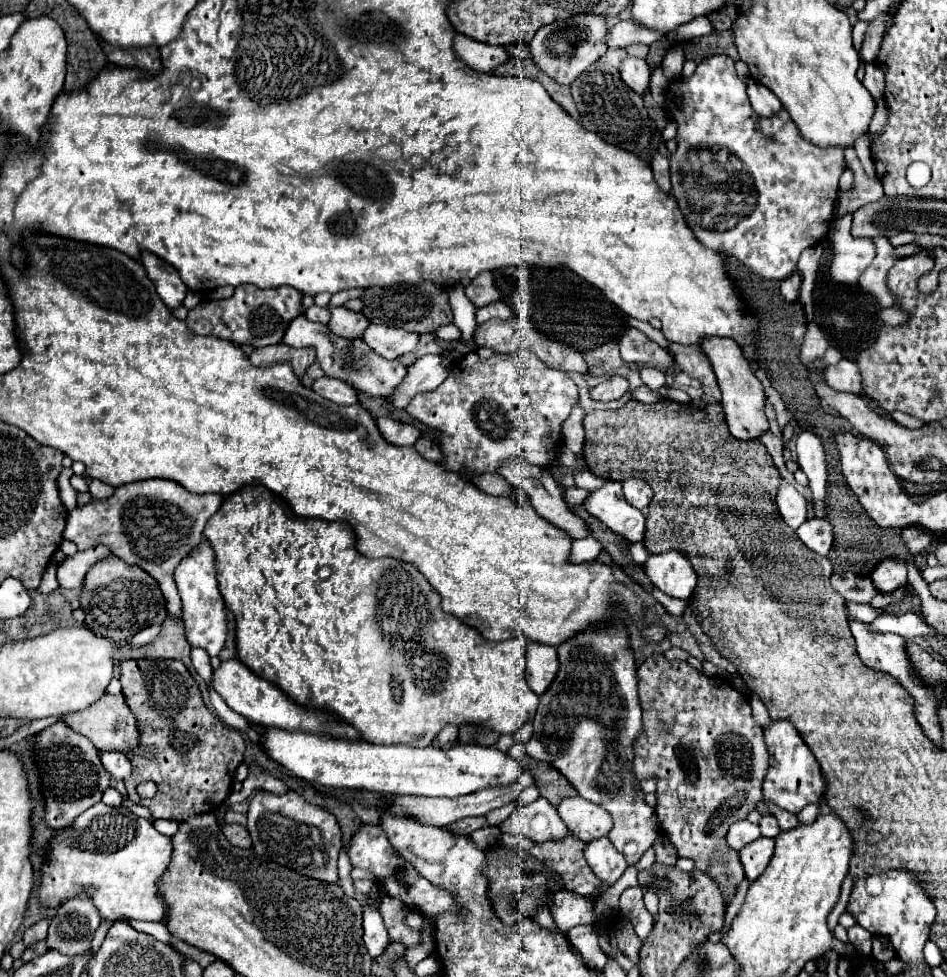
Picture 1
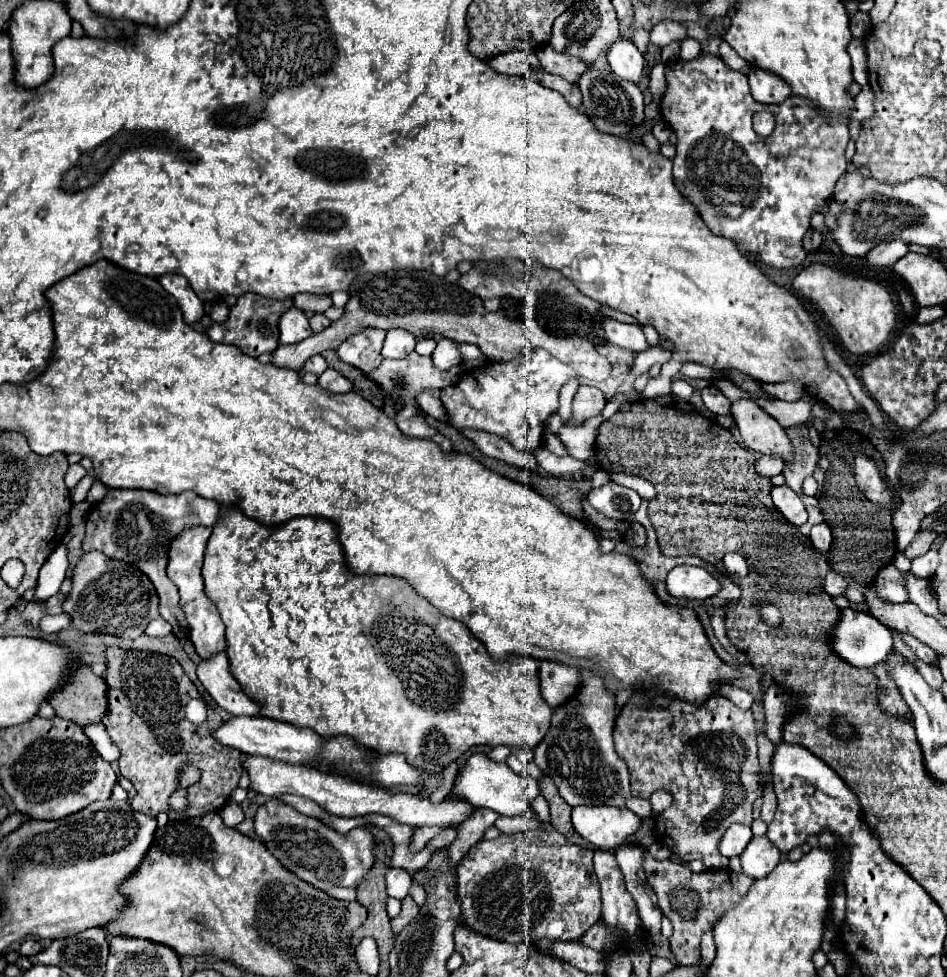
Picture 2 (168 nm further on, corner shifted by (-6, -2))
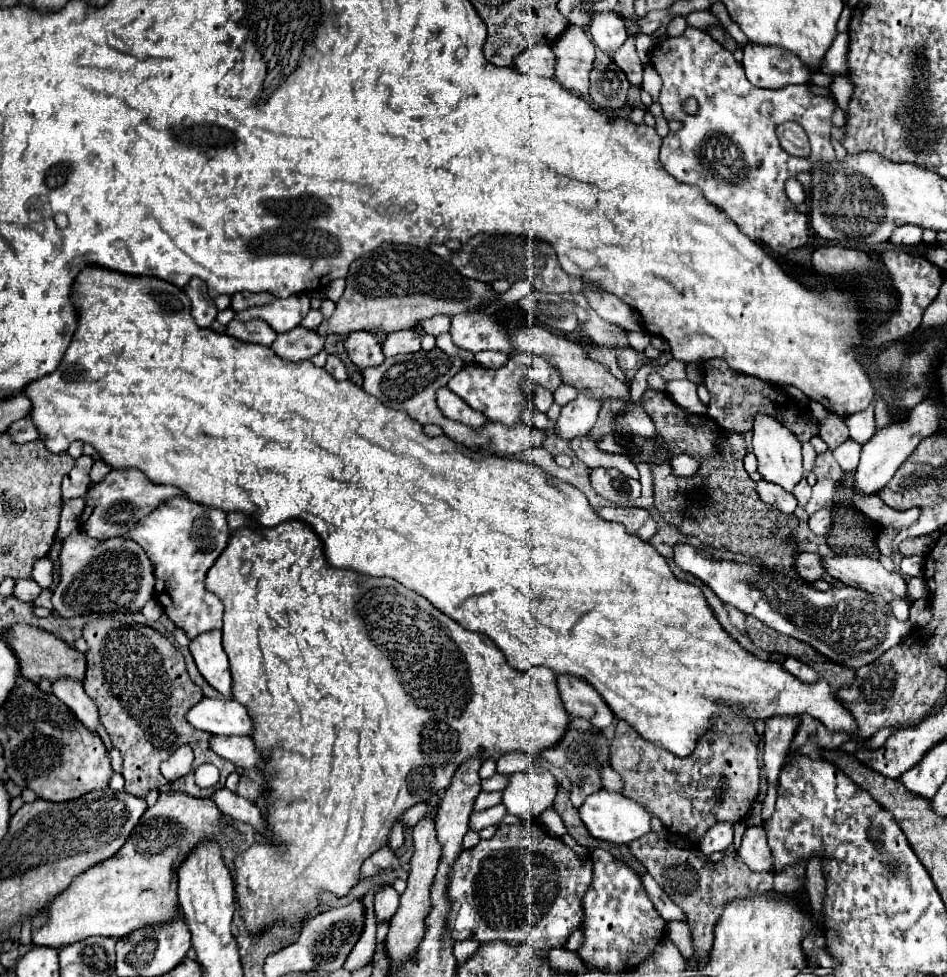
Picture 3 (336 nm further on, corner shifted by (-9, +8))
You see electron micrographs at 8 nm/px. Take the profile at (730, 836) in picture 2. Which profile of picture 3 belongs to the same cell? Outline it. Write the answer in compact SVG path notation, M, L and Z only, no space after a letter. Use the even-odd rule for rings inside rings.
M718 823L698 843L698 849L704 855L712 855L716 851L724 851L732 843L732 839L734 839L734 835L732 835L732 823Z

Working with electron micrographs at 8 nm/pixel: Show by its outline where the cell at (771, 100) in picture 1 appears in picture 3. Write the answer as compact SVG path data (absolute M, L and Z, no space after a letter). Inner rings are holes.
M744 45L742 65L748 81L762 89L782 89L786 85L808 83L810 79L810 69L798 57L792 59L786 49L774 45Z

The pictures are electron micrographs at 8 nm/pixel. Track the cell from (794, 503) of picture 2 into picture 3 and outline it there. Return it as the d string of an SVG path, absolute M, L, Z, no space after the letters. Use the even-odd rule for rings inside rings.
M758 481L756 483L756 493L764 503L772 505L774 509L780 509L782 513L794 513L794 509L798 507L794 495L780 489L780 485L772 485L768 481Z

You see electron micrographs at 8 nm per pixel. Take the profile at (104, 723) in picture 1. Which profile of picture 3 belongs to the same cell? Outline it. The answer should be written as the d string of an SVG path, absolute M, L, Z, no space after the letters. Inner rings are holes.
M16 623L10 629L6 629L2 633L2 639L14 647L14 655L18 657L18 665L20 665L20 673L22 677L30 679L32 683L38 683L42 677L48 677L50 681L54 681L56 677L68 675L74 679L84 679L84 671L86 671L86 657L82 653L78 653L74 647L70 647L68 643L64 643L62 639L58 639L56 635L32 627L32 625L24 625L24 623Z

